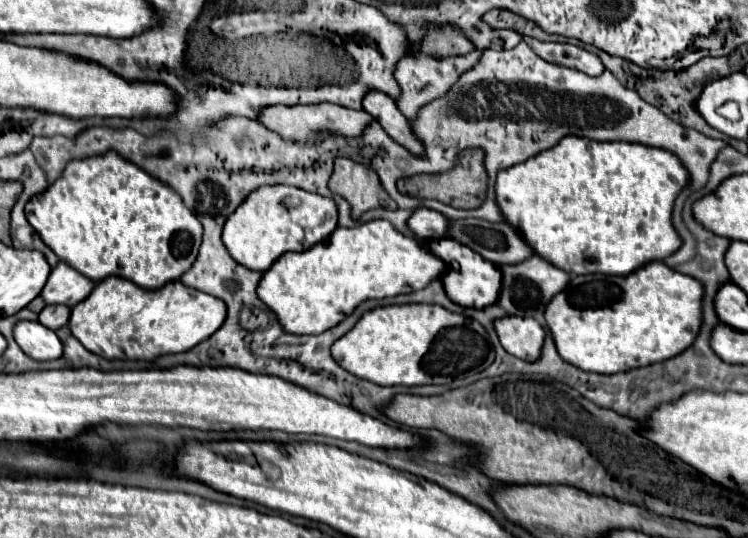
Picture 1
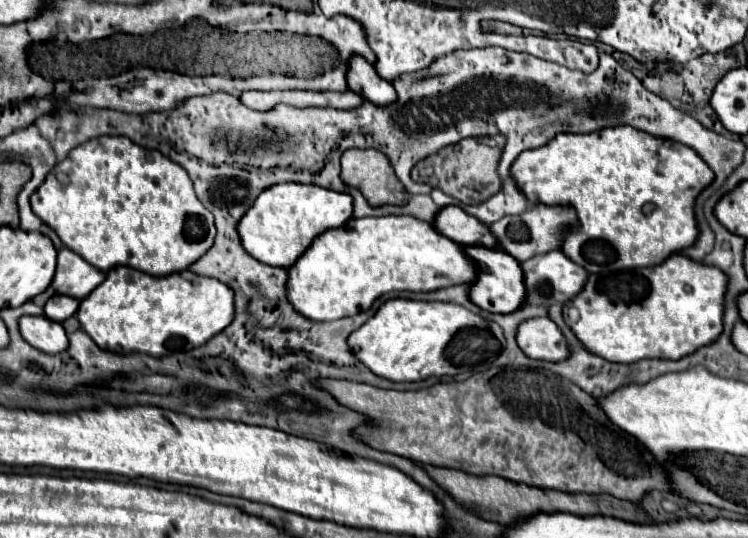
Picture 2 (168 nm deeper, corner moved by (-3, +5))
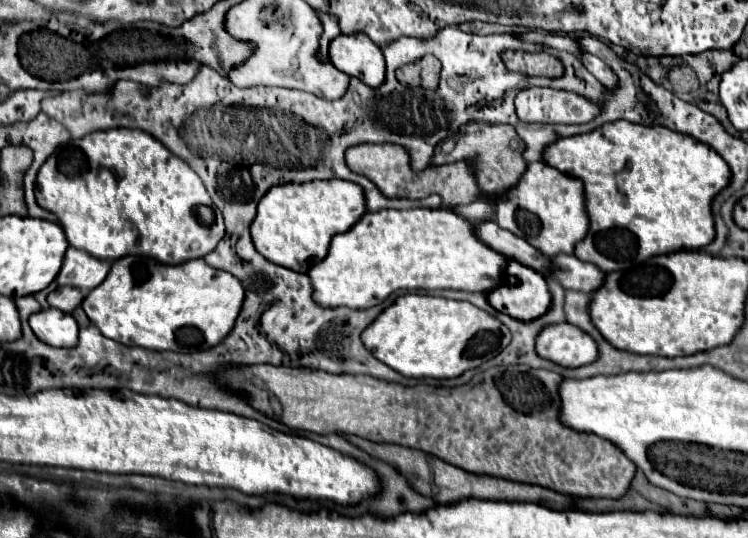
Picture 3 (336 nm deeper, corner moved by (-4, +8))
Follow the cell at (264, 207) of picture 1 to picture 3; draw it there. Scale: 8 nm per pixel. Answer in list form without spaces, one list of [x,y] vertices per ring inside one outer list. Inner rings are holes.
[[[327,179],[277,185],[259,201],[257,217],[251,223],[253,245],[271,263],[297,273],[307,273],[327,255],[331,239],[349,231],[365,211],[363,187],[351,181]]]

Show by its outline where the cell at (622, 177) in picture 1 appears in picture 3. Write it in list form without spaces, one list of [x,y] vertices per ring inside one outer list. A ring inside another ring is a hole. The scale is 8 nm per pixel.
[[[615,121],[585,135],[559,139],[547,147],[545,163],[585,183],[591,229],[589,235],[575,247],[575,257],[595,263],[605,273],[633,267],[633,263],[639,265],[651,255],[707,247],[715,239],[711,203],[717,193],[731,181],[729,165],[709,145],[697,141],[691,135],[671,131],[663,125],[645,127],[633,125],[629,121]]]

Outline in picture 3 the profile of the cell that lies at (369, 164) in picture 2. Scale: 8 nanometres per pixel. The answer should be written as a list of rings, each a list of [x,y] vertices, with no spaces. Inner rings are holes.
[[[363,143],[349,147],[347,153],[347,165],[351,171],[365,175],[371,179],[375,185],[381,187],[385,197],[407,197],[407,199],[423,199],[433,193],[437,193],[443,199],[443,207],[457,207],[457,205],[467,205],[479,199],[481,189],[475,179],[475,167],[471,167],[471,161],[461,161],[461,163],[451,163],[451,165],[429,165],[423,171],[413,171],[409,165],[409,153],[405,147],[387,143],[387,145],[373,145],[373,143]]]

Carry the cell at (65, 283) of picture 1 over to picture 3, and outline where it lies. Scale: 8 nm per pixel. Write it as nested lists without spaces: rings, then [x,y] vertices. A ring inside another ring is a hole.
[[[69,247],[63,267],[57,275],[57,283],[89,291],[89,289],[95,289],[107,277],[109,269],[111,269],[109,261],[95,259],[87,251]]]

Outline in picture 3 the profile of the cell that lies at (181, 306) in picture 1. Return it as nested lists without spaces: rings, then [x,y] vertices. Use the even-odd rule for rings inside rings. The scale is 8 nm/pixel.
[[[123,257],[113,261],[105,281],[95,287],[81,303],[87,317],[101,329],[103,335],[123,345],[137,345],[153,351],[205,351],[219,345],[233,329],[241,311],[245,289],[237,277],[227,271],[209,267],[203,259],[191,259],[181,265],[153,263],[151,257]]]

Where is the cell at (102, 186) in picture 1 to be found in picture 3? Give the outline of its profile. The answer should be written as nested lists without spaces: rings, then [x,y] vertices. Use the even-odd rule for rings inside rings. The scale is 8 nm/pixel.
[[[141,129],[95,131],[61,145],[41,165],[35,181],[35,197],[43,209],[57,215],[71,245],[99,259],[115,261],[127,255],[145,255],[167,265],[179,265],[205,257],[225,235],[221,211],[213,205],[199,175]]]

